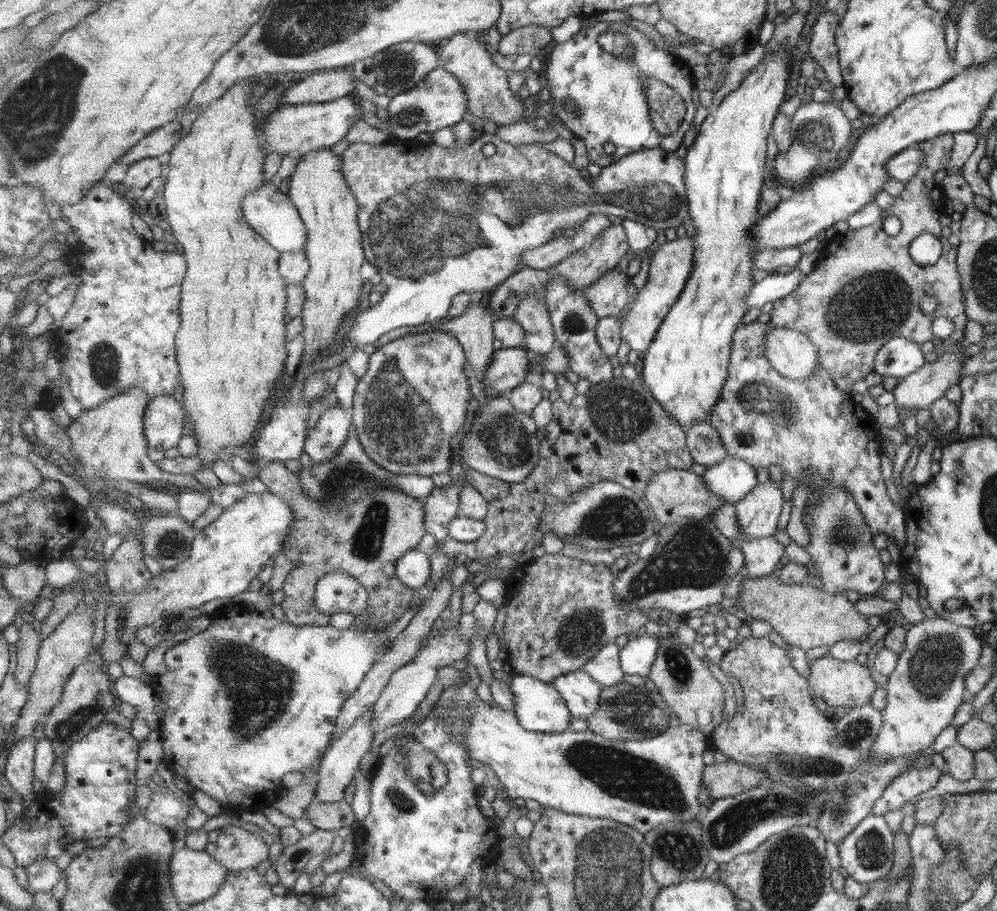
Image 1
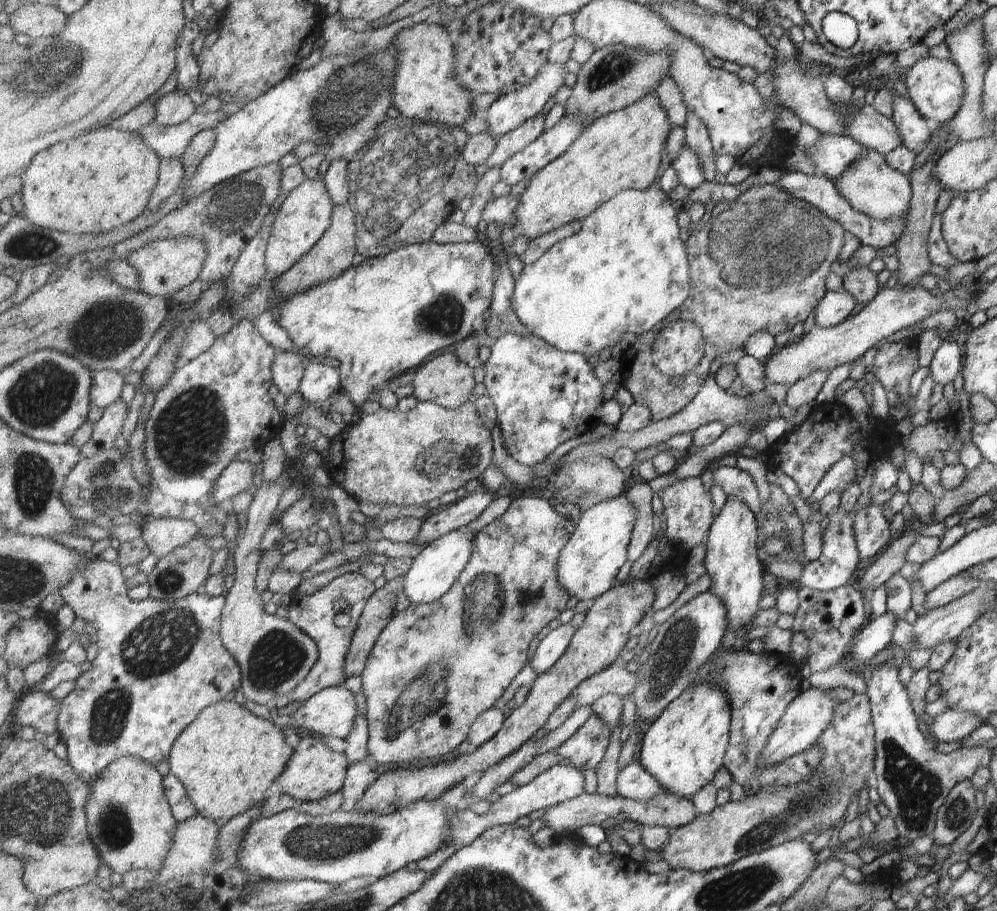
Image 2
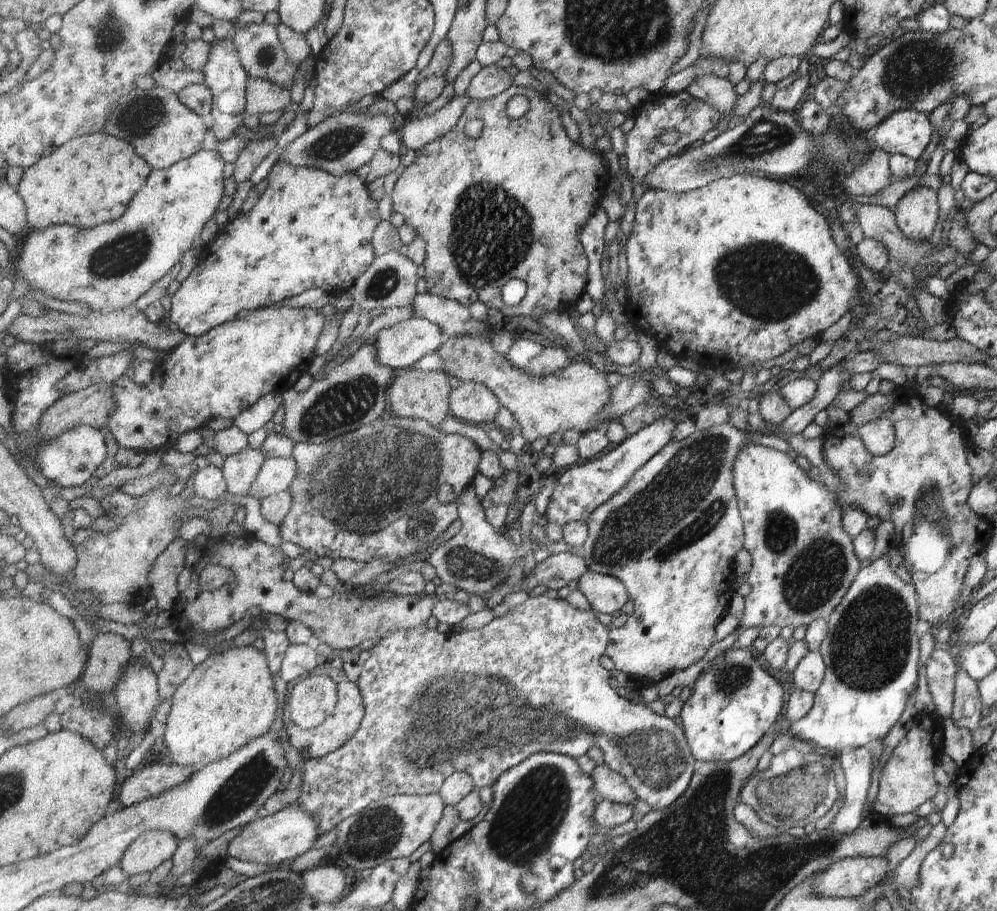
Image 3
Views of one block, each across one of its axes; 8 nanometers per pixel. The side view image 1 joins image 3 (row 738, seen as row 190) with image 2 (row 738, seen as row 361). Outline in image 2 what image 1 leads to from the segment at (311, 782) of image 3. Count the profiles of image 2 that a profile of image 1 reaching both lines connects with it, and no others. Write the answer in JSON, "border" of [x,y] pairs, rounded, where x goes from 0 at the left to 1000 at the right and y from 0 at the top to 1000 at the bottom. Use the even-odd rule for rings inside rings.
{"border":[[[345,751],[324,757],[320,763],[304,771],[292,784],[289,797],[300,797],[320,806],[348,812],[359,790],[358,766]]]}

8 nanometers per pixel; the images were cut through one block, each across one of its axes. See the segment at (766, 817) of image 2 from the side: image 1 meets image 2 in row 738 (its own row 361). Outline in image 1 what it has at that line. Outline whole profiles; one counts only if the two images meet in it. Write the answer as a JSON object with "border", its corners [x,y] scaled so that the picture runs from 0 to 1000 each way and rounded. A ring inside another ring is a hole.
{"border":[[[955,146],[945,147],[935,153],[916,158],[923,162],[926,176],[918,191],[908,200],[901,215],[896,216],[894,226],[884,229],[882,240],[873,247],[860,251],[849,251],[846,256],[837,257],[825,270],[819,274],[818,291],[807,302],[803,303],[800,313],[785,327],[774,330],[775,337],[771,342],[769,356],[776,359],[785,359],[805,366],[813,378],[819,383],[819,396],[821,403],[829,408],[836,424],[844,428],[846,432],[853,434],[855,423],[866,417],[869,411],[876,407],[877,391],[882,381],[894,370],[906,370],[924,379],[933,372],[932,352],[940,347],[948,347],[956,353],[956,367],[948,373],[937,373],[935,378],[953,382],[956,377],[966,372],[966,361],[971,349],[967,344],[966,324],[964,323],[962,302],[959,295],[959,272],[954,271],[943,256],[938,217],[941,213],[940,202],[936,199],[936,191],[940,187],[950,184],[952,171],[956,158]],[[898,237],[903,241],[903,251],[900,258],[888,258],[884,246],[888,238]],[[930,256],[940,260],[944,267],[944,277],[940,288],[934,292],[920,292],[913,283],[911,270],[914,263],[921,257]],[[932,323],[940,329],[940,336],[936,344],[928,347],[920,337],[922,325]]]}

